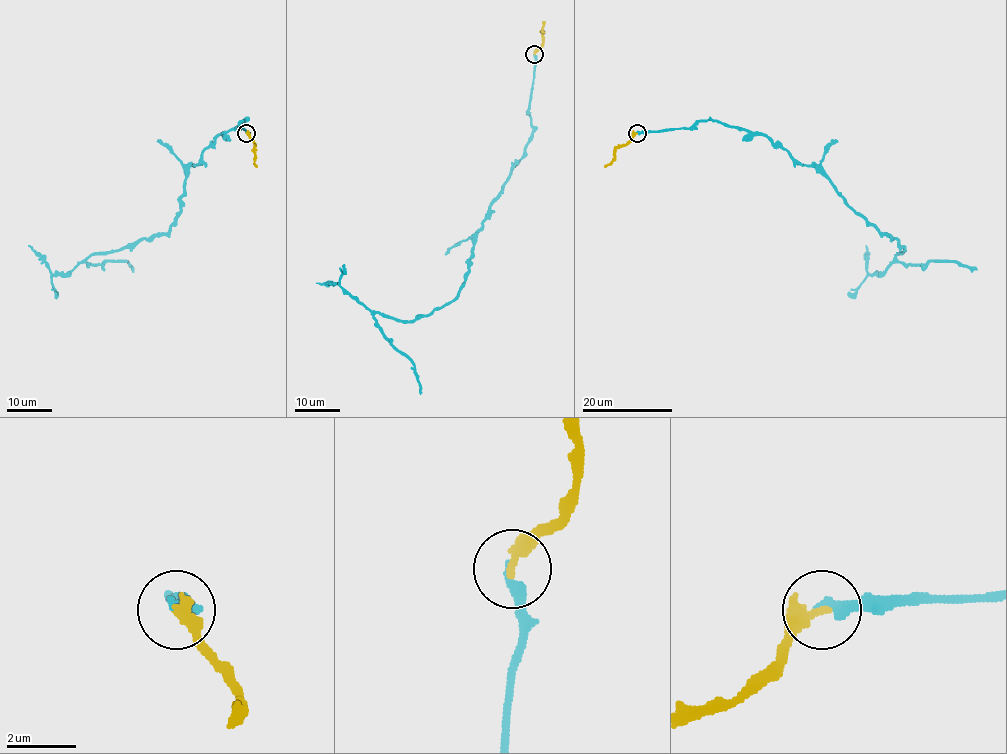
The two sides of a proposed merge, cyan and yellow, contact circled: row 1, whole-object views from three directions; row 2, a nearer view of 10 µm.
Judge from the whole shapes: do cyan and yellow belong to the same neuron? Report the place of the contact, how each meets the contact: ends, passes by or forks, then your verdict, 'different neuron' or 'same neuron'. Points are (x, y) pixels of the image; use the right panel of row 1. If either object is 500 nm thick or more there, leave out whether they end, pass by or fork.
at (637, 133); cyan ends there; yellow ends there; same neuron

